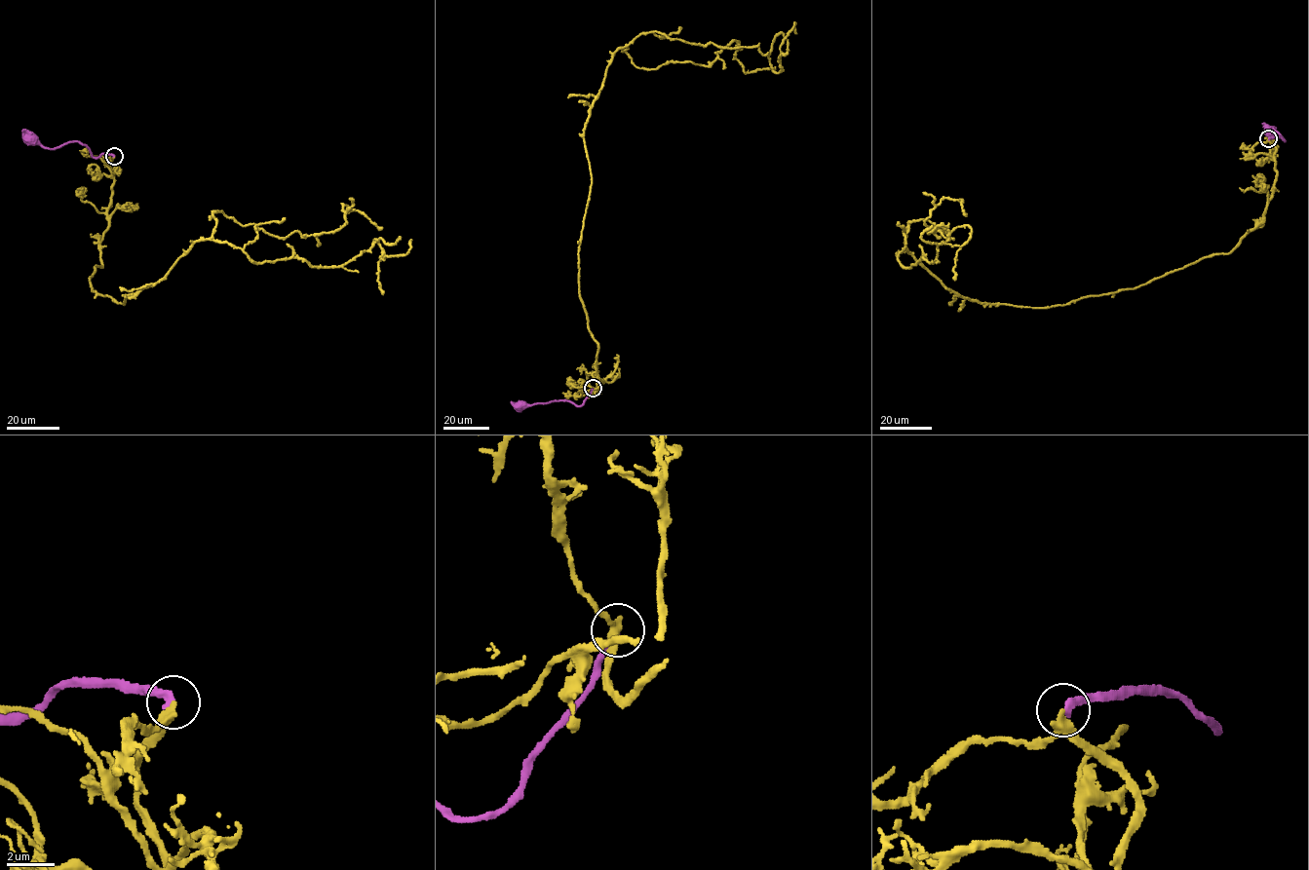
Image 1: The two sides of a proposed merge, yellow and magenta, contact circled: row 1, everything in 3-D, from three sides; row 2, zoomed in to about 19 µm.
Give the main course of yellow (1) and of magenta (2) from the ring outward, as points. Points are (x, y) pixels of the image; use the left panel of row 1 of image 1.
1: (114, 156), (89, 280), (117, 302), (202, 240), (334, 267), (375, 239), (380, 260), (405, 254), (411, 239)
2: (114, 156), (101, 154), (95, 157), (78, 142), (46, 148), (29, 138)

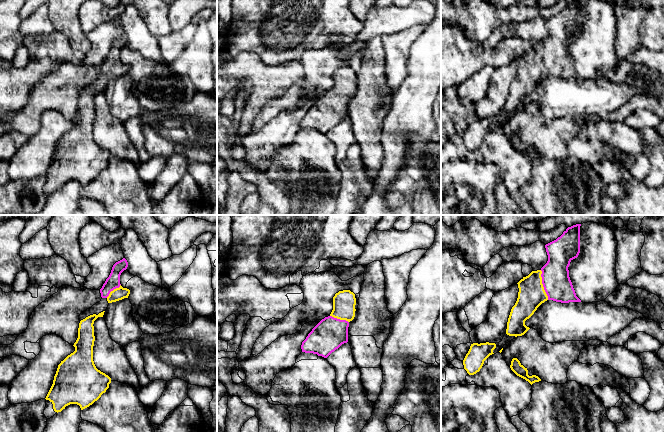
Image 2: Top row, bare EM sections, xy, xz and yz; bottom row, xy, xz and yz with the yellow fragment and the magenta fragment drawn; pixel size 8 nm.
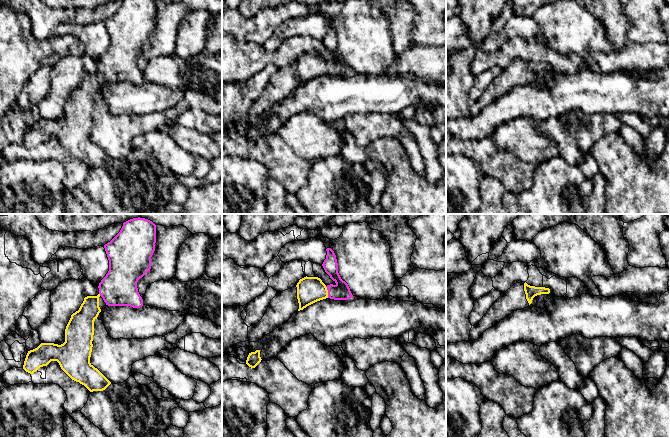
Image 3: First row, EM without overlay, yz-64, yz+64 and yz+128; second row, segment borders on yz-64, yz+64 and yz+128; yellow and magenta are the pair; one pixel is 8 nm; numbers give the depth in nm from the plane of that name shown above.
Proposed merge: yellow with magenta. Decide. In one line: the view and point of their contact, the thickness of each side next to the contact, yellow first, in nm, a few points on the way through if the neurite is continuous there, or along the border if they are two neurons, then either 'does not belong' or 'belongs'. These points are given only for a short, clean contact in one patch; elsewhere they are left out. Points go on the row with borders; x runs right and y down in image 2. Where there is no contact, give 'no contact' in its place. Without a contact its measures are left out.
contact yz (542, 285); calibres 220 and 220 nm; way yz (531, 295), (542, 285), (555, 275); belongs

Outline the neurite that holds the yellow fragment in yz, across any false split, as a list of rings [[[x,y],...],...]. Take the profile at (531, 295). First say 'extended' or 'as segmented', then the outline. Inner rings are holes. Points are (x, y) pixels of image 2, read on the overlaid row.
extended; [[[580,226],[568,227],[560,237],[546,244],[547,263],[517,283],[518,298],[508,318],[507,335],[524,335],[530,329],[525,321],[547,300],[581,302],[576,296],[568,270],[570,262],[580,253]]]

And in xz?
extended; [[[350,290],[339,291],[333,297],[333,310],[328,317],[322,319],[302,342],[301,349],[305,353],[313,353],[327,358],[342,344],[348,342],[349,322],[355,317],[355,294]]]

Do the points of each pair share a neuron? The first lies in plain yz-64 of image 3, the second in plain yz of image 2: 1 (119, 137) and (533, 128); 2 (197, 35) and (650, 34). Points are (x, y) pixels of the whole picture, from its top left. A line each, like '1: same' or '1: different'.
1: same
2: different

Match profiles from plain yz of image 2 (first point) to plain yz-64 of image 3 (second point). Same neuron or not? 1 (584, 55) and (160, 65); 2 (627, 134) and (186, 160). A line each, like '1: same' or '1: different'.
1: different
2: different

